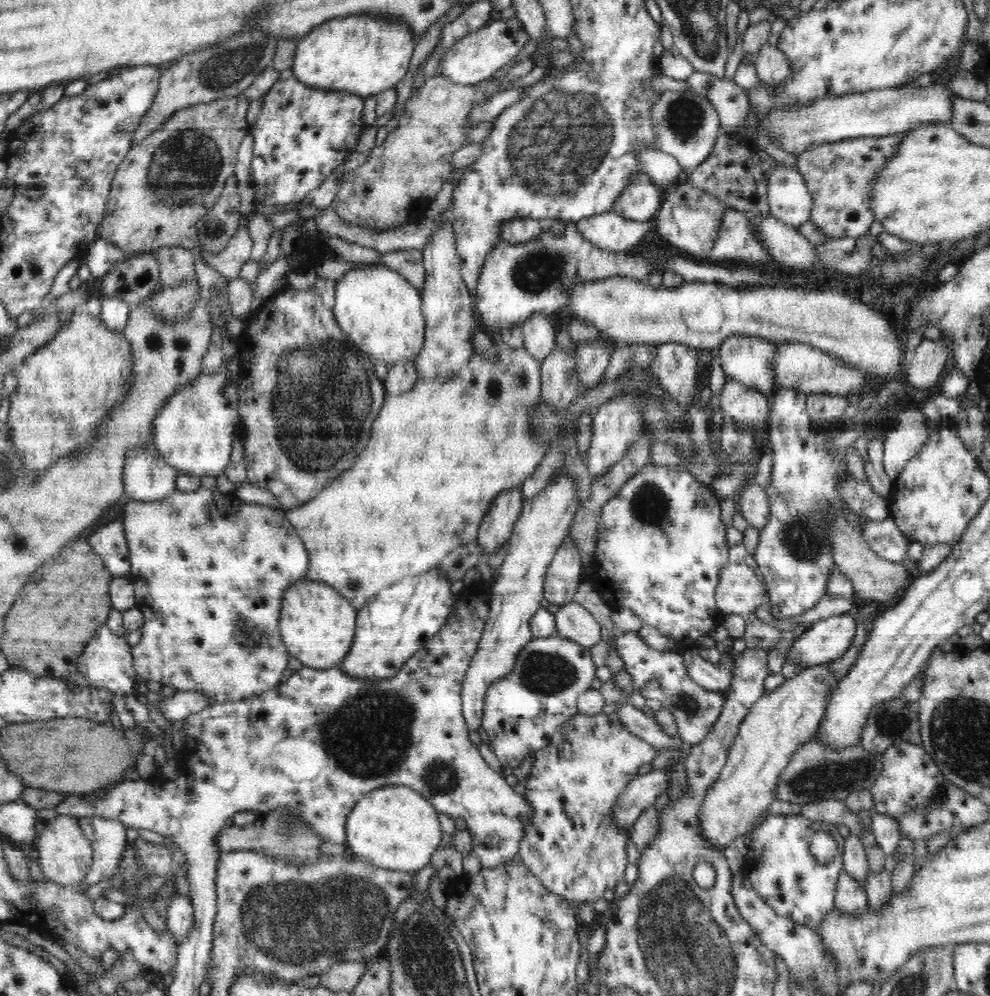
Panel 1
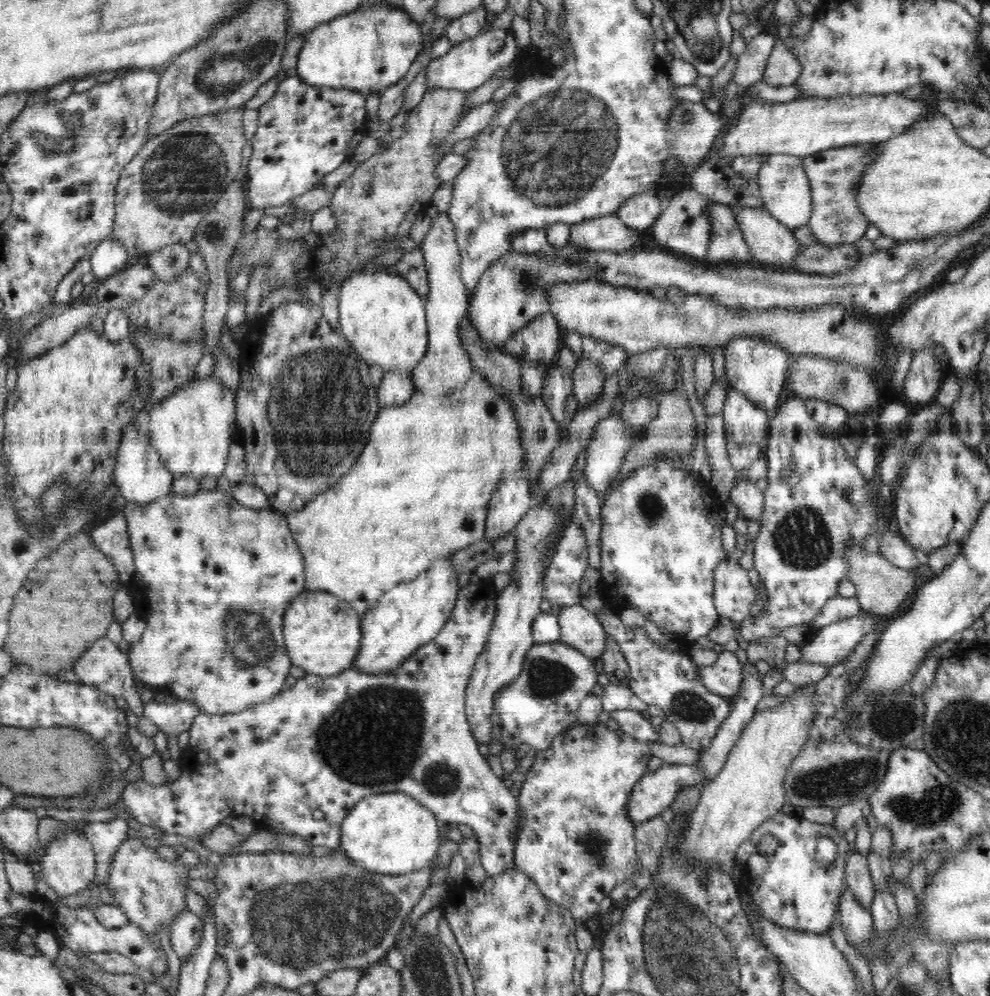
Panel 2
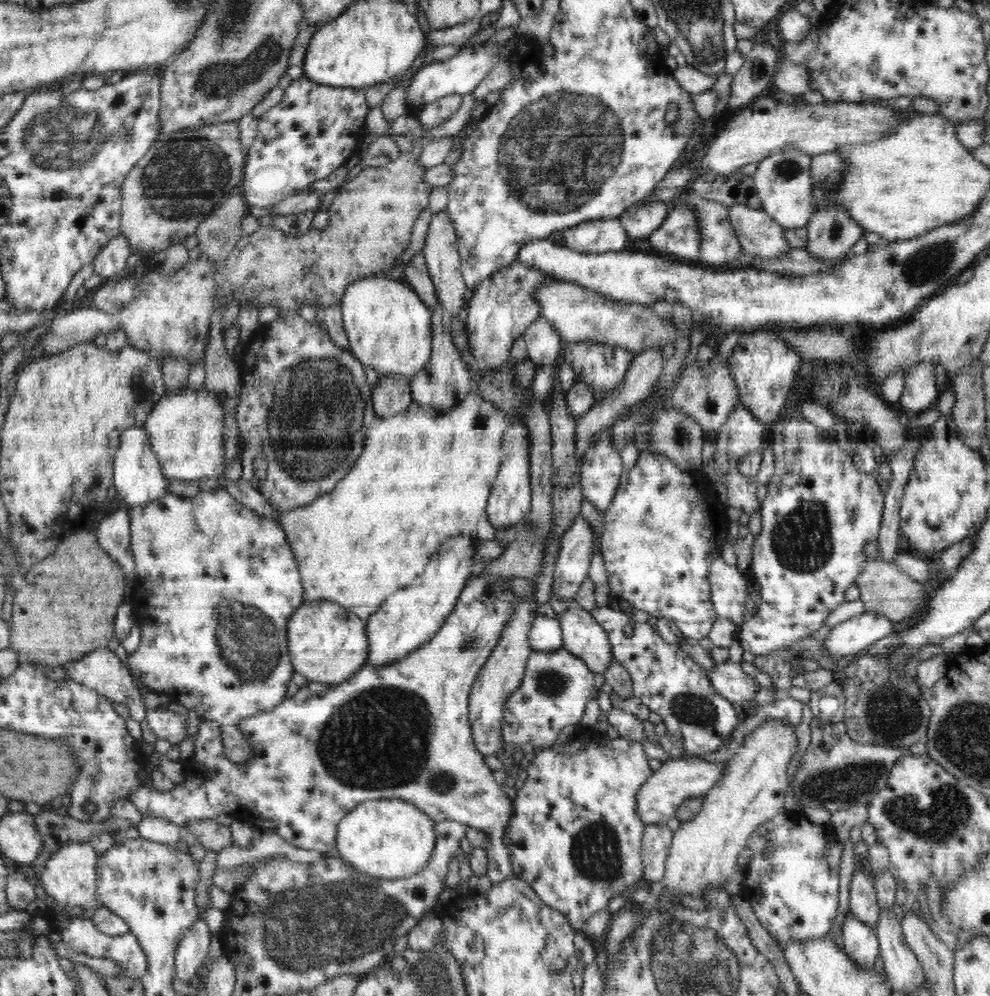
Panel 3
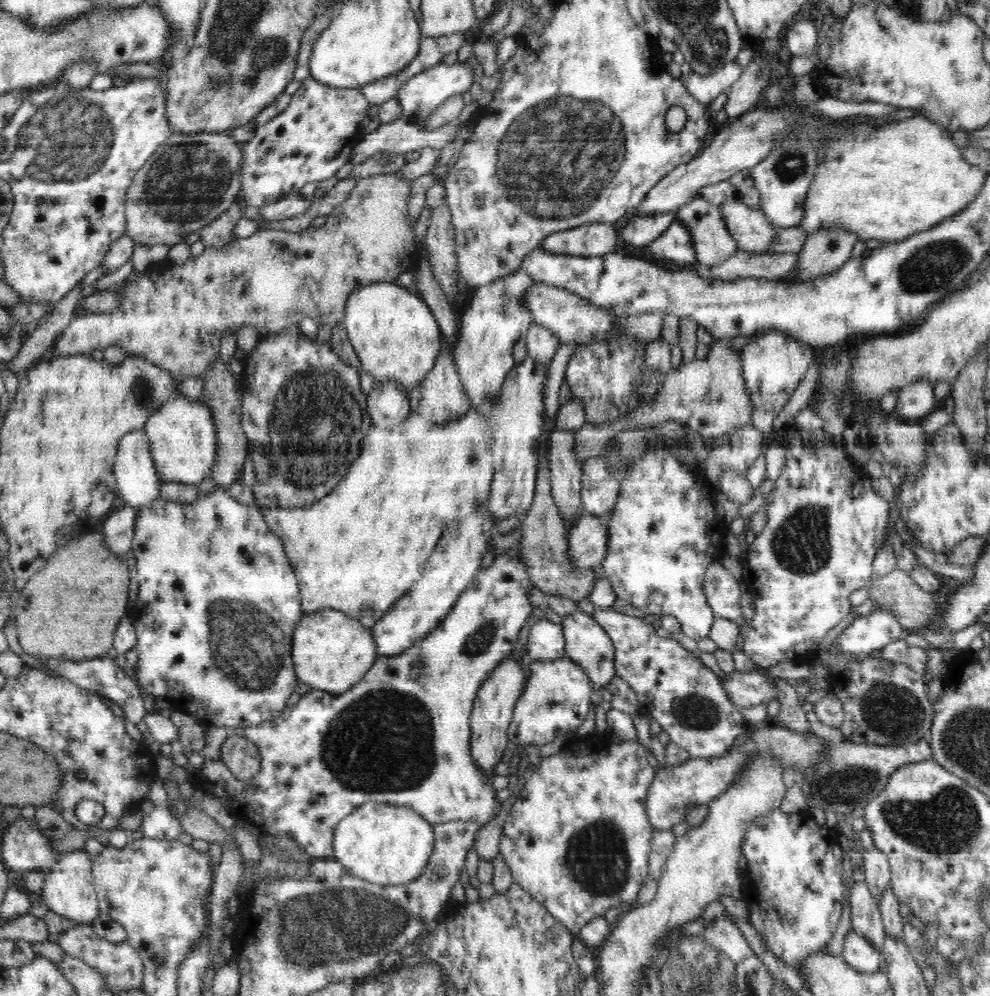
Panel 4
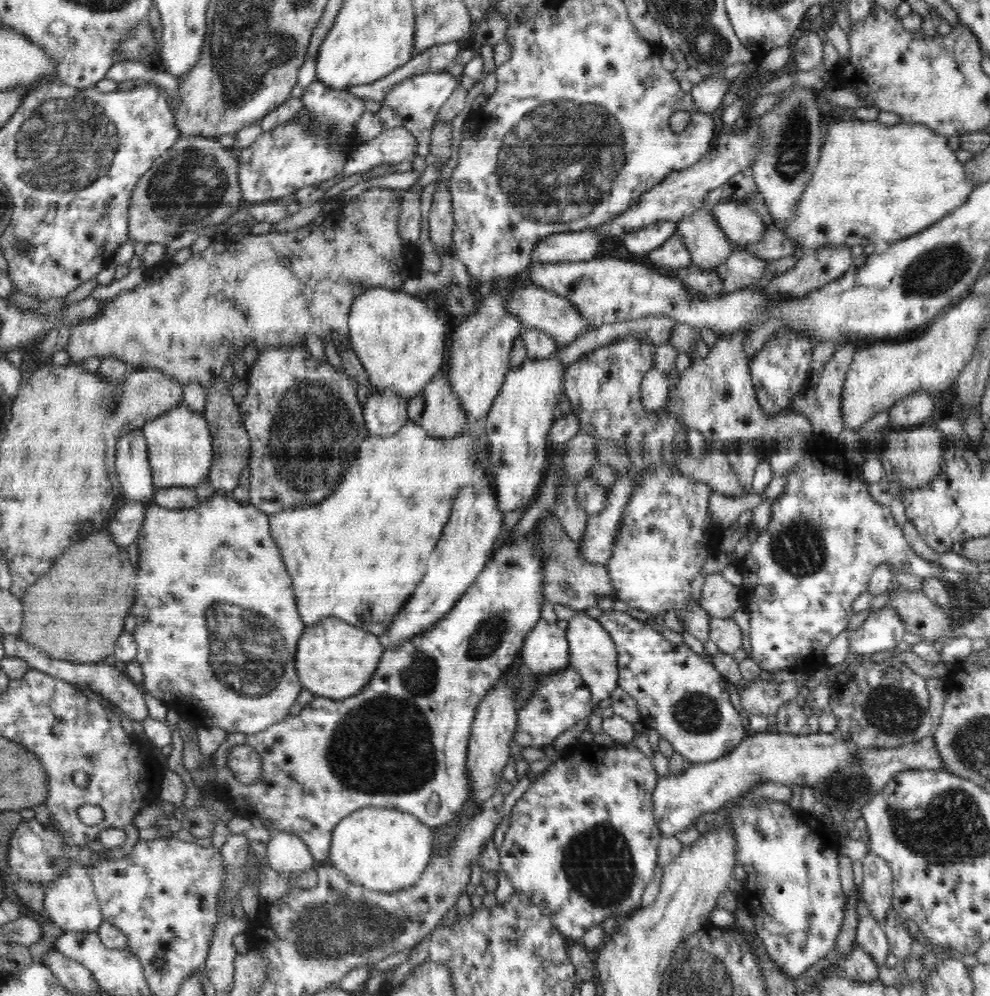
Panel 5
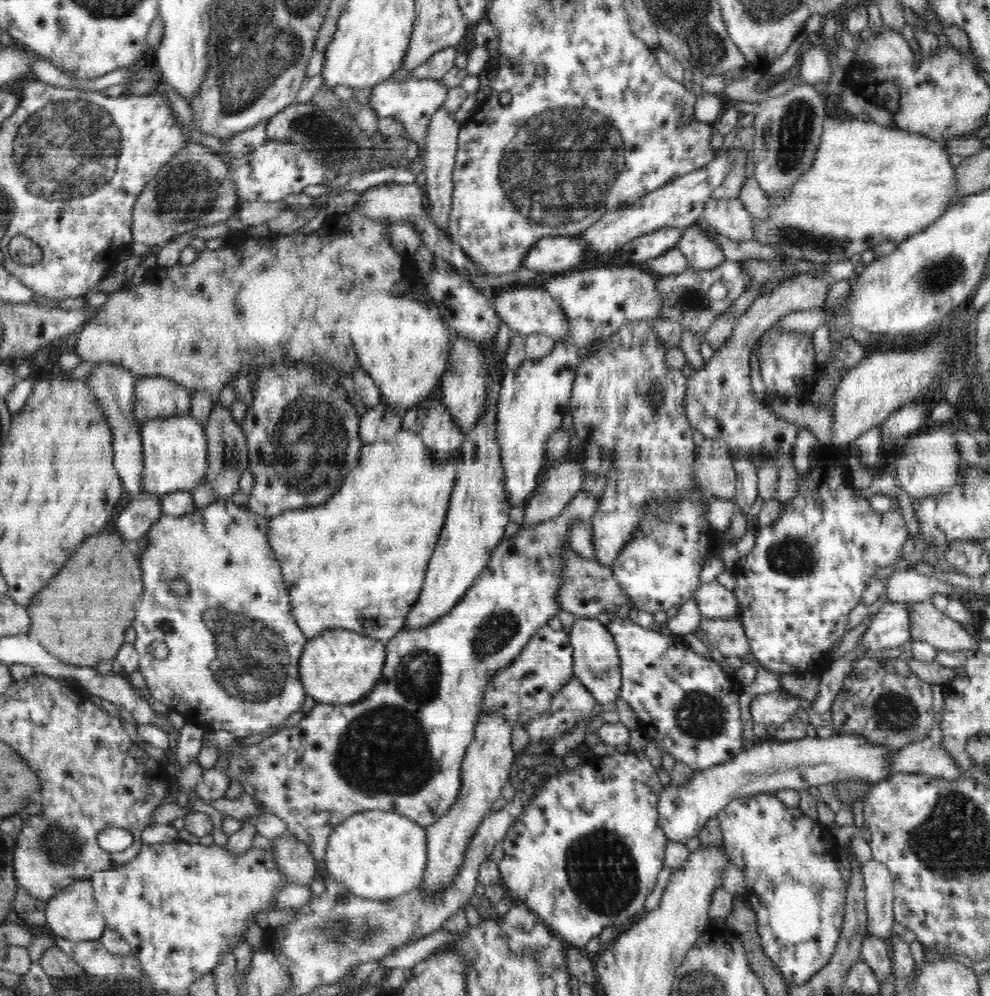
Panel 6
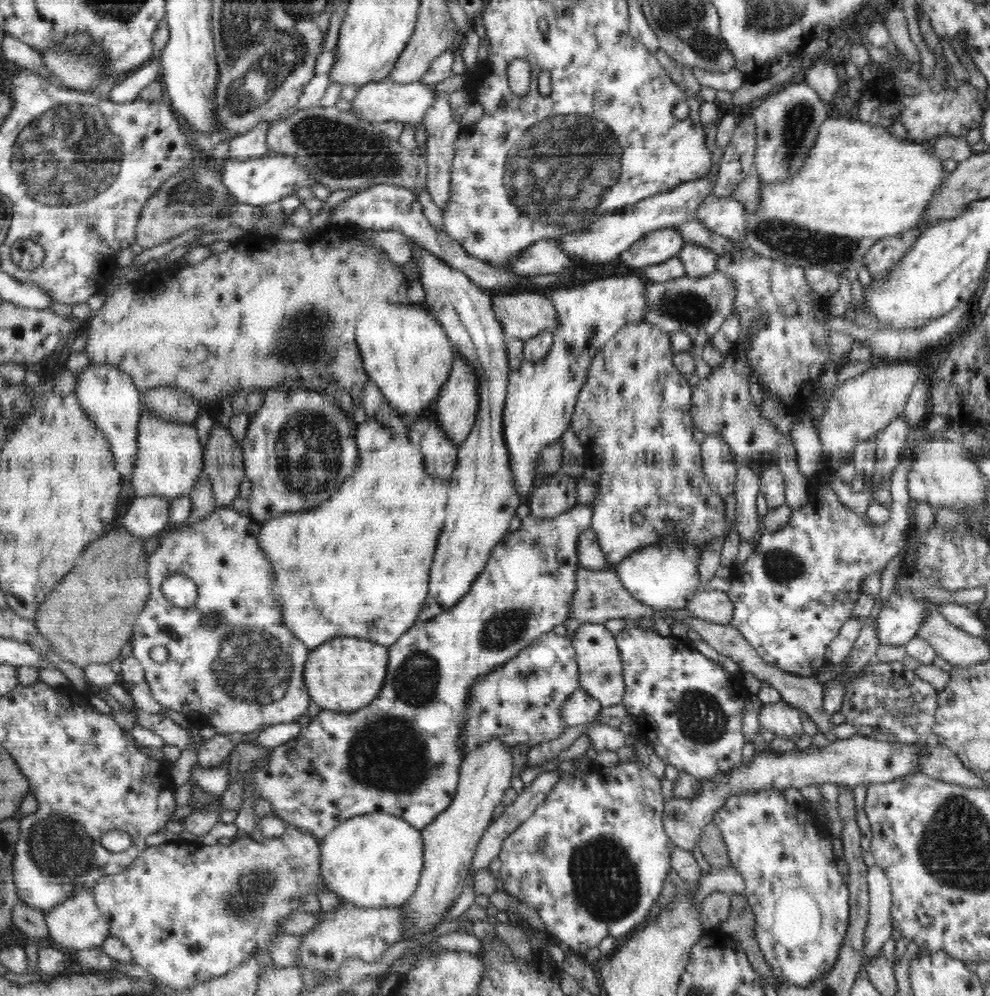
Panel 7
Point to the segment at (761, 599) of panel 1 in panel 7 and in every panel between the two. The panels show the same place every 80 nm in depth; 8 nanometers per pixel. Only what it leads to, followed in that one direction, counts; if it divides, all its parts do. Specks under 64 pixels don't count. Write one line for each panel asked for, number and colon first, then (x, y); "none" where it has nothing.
2: (733, 596)
3: (728, 585)
4: (723, 591)
5: (721, 599)
6: (715, 601)
7: (710, 605)

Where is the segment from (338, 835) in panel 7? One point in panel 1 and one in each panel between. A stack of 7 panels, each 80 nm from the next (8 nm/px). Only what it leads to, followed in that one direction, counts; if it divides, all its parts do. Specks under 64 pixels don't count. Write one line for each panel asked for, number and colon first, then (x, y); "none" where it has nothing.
1: (393, 827)
2: (390, 833)
3: (389, 838)
4: (384, 844)
5: (385, 850)
6: (379, 855)

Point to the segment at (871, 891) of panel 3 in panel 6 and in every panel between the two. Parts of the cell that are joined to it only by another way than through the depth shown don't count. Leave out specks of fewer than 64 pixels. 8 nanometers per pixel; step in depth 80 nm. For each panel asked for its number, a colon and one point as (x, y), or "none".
4: (866, 919)
5: (870, 935)
6: (874, 951)

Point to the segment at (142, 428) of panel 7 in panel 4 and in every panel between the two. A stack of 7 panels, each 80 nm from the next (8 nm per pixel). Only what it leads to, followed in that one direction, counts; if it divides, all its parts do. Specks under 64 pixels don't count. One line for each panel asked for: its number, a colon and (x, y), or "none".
4: (182, 433)
5: (179, 443)
6: (175, 449)

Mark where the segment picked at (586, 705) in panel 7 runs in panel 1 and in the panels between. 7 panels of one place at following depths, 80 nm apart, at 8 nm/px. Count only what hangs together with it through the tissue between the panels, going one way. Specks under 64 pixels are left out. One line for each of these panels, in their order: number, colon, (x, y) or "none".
1: (521, 712)
2: (545, 699)
3: (556, 687)
4: (557, 697)
5: (561, 699)
6: (572, 703)

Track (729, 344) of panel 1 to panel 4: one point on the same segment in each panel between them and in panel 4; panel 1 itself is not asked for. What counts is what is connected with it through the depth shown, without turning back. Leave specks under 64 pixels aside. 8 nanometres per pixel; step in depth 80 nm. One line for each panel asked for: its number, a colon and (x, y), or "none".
2: (756, 367)
3: (764, 367)
4: (772, 363)

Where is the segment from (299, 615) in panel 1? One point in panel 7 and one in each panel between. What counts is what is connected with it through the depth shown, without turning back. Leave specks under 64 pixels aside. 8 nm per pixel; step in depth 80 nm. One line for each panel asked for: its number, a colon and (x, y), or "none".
2: (322, 633)
3: (327, 643)
4: (331, 652)
5: (334, 659)
6: (339, 667)
7: (346, 674)

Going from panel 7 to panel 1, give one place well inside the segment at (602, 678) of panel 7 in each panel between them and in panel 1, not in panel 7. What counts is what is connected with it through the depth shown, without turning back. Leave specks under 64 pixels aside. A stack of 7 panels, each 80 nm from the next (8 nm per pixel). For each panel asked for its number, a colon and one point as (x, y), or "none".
1: (573, 622)
2: (581, 629)
3: (583, 636)
4: (587, 644)
5: (593, 654)
6: (597, 664)

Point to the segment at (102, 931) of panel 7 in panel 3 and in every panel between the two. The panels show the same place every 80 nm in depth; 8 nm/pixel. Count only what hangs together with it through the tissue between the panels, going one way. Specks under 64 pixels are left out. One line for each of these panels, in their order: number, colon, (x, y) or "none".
3: (69, 876)
4: (69, 890)
5: (70, 901)
6: (73, 913)

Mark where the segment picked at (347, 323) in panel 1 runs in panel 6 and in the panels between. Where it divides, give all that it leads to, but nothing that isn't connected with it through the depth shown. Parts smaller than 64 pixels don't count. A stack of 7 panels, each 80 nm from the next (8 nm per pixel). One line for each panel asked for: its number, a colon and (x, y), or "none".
2: (384, 319)
3: (388, 326)
4: (396, 337)
5: (402, 344)
6: (405, 348)

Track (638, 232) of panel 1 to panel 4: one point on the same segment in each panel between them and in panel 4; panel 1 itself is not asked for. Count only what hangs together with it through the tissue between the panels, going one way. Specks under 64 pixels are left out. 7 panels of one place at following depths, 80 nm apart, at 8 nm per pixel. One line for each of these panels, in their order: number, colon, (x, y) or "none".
2: (608, 233)
3: (603, 236)
4: (596, 239)

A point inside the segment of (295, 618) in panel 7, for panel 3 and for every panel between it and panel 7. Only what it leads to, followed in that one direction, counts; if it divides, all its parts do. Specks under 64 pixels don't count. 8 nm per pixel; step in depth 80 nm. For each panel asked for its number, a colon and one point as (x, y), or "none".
3: (424, 477)
4: (358, 550)
5: (358, 555)
6: (357, 562)

